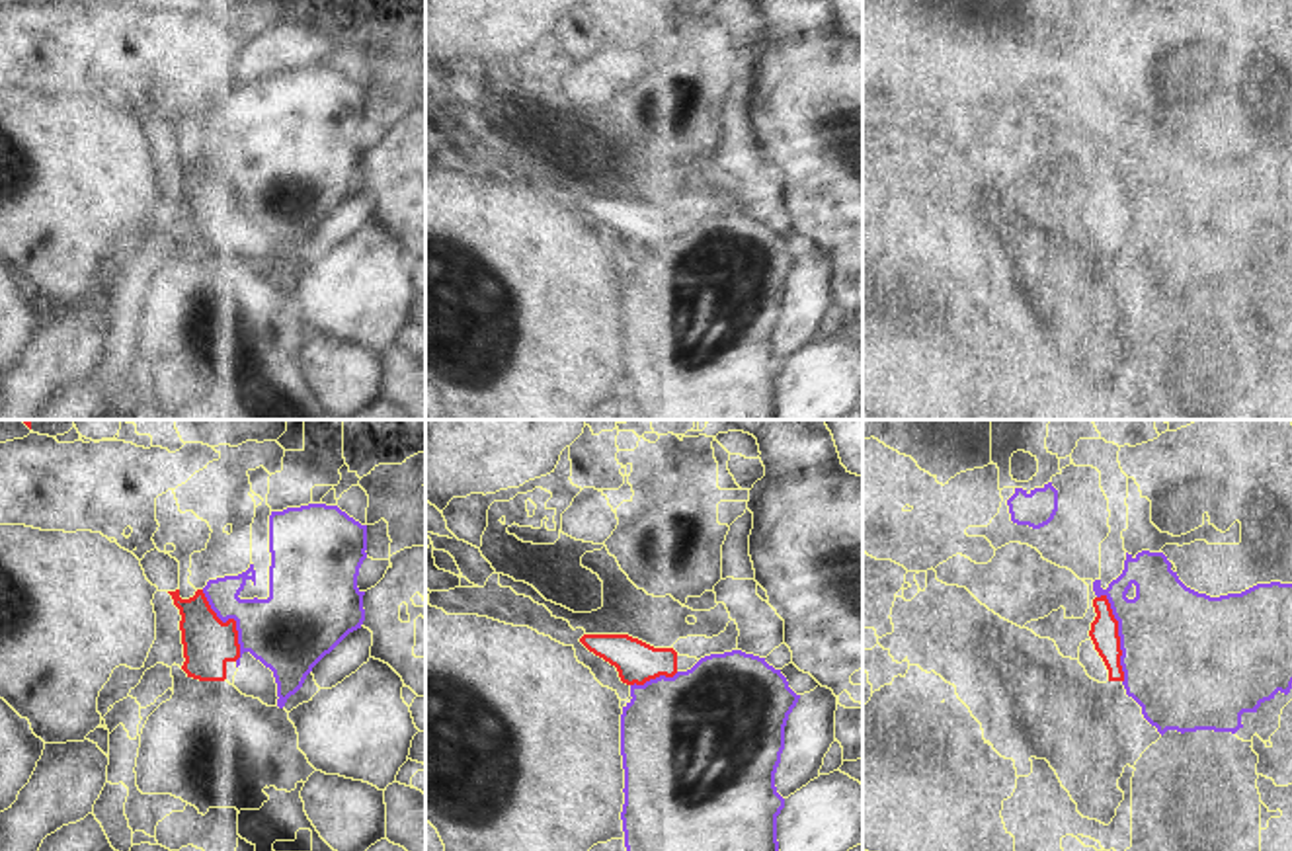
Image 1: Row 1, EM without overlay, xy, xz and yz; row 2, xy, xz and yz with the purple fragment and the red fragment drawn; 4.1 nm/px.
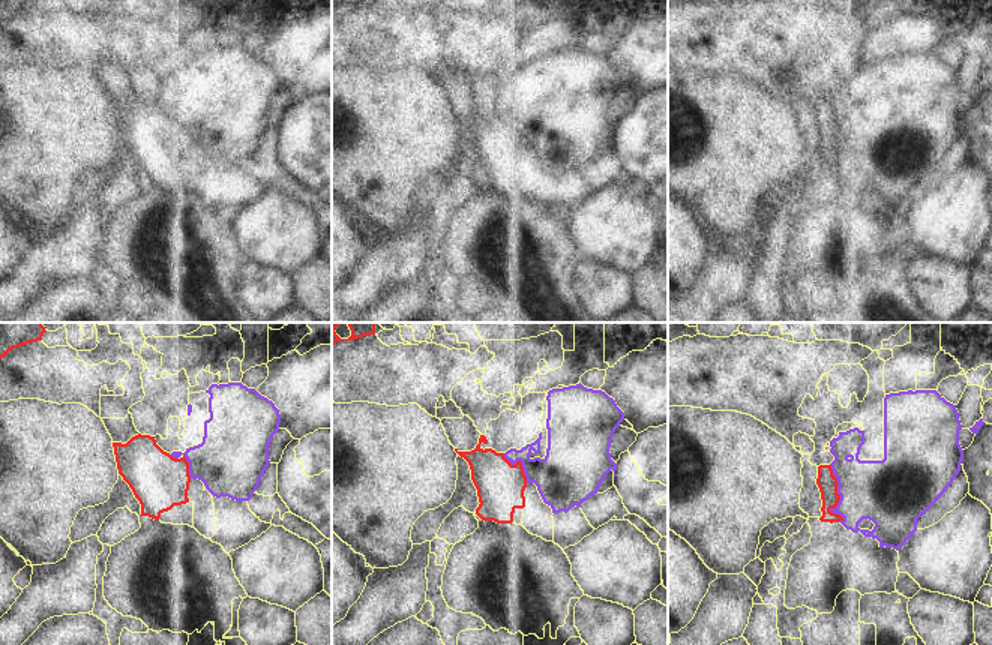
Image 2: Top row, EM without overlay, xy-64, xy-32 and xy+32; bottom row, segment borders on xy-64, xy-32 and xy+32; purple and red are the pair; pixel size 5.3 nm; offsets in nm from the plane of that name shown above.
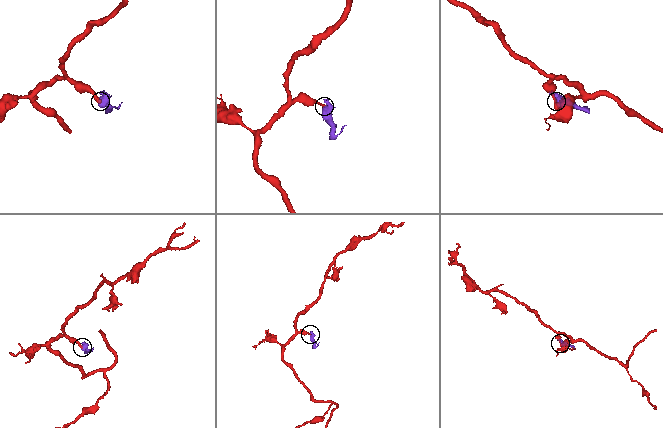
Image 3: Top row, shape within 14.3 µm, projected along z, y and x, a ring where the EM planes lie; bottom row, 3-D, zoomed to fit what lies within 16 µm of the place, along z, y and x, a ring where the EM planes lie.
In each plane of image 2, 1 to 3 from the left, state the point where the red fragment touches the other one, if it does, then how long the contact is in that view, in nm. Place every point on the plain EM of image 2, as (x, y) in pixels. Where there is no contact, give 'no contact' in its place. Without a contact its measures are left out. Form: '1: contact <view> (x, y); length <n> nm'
1: contact xy-64 (189, 131); length 130 nm
2: contact xy-32 (521, 126); length 220 nm
3: contact xy+32 (839, 158); length 320 nm

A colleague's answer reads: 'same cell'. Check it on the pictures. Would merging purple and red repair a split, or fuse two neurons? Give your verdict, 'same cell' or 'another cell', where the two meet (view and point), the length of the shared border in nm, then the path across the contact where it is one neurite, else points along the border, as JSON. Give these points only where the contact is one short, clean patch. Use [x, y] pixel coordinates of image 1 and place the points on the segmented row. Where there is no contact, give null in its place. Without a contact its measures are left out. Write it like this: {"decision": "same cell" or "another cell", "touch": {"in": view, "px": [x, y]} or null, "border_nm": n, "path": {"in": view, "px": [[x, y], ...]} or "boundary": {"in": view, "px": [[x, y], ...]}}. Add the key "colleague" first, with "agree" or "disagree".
{"colleague": "disagree", "decision": "another cell", "touch": {"in": "yz", "px": [1121, 639]}, "border_nm": 380}

